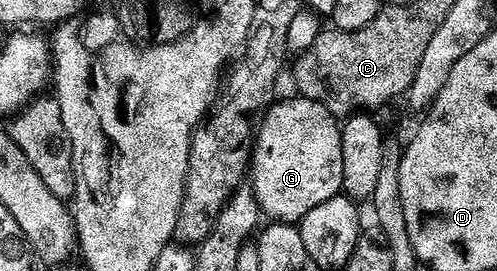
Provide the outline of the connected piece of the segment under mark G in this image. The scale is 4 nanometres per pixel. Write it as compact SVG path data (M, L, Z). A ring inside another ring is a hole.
M302 96L294 97L280 97L263 111L253 134L249 159L249 190L254 194L260 211L266 217L268 214L268 219L292 224L298 223L299 219L305 216L305 212L309 212L309 208L317 208L317 204L329 200L343 189L340 119L317 100L309 100Z

